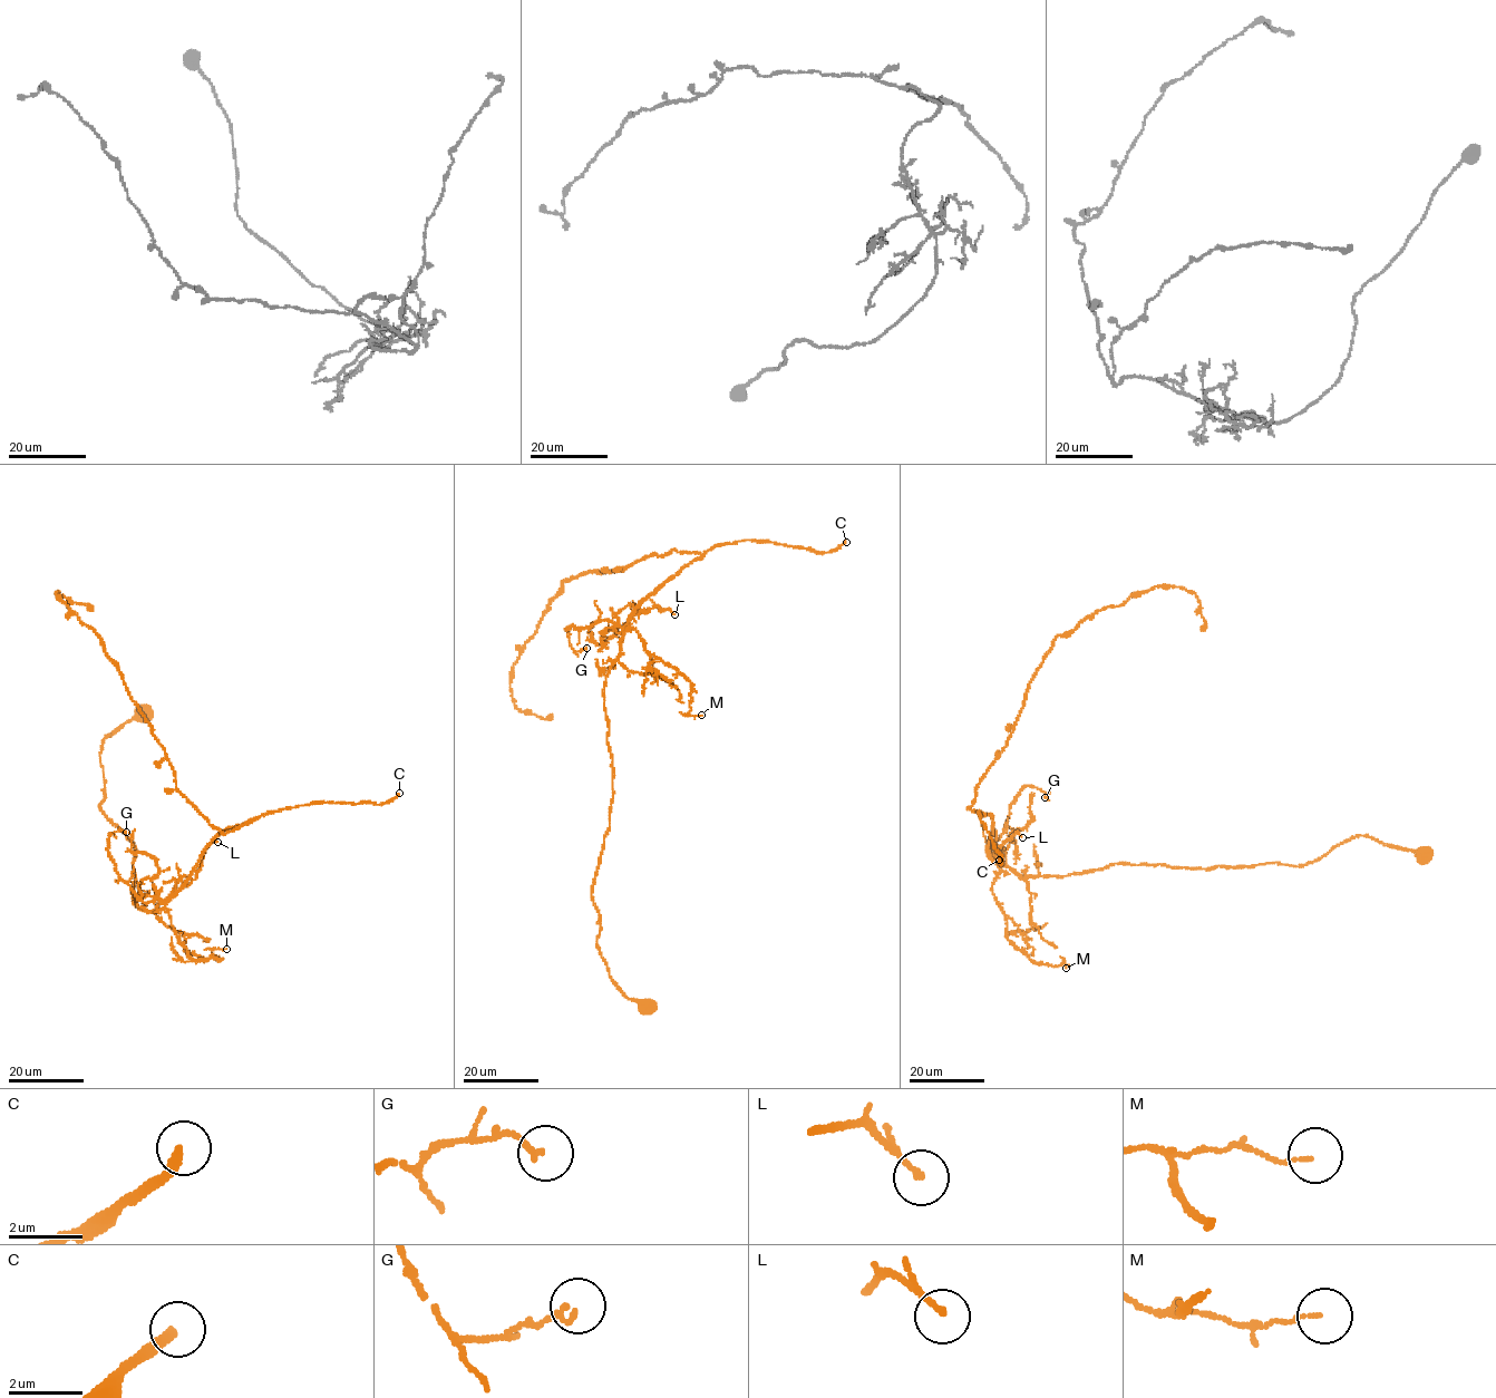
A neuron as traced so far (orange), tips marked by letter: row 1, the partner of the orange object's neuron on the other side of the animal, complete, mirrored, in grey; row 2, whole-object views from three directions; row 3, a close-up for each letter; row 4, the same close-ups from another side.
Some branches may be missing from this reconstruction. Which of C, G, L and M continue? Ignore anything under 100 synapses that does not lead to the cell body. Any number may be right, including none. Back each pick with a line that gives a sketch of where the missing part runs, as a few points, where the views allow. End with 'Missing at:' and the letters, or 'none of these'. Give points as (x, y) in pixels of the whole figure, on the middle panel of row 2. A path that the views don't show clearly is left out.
Missing at: C

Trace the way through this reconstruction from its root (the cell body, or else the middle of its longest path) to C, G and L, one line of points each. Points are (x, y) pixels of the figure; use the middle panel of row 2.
C: (646, 1007), (610, 974), (592, 895), (612, 799), (603, 689), (623, 631), (717, 545), (846, 542)
G: (646, 1007), (610, 974), (592, 895), (612, 799), (603, 689), (622, 629), (566, 628), (575, 651), (586, 648)
L: (646, 1007), (618, 986), (596, 945), (592, 887), (612, 799), (603, 689), (630, 618), (654, 605), (674, 614)

